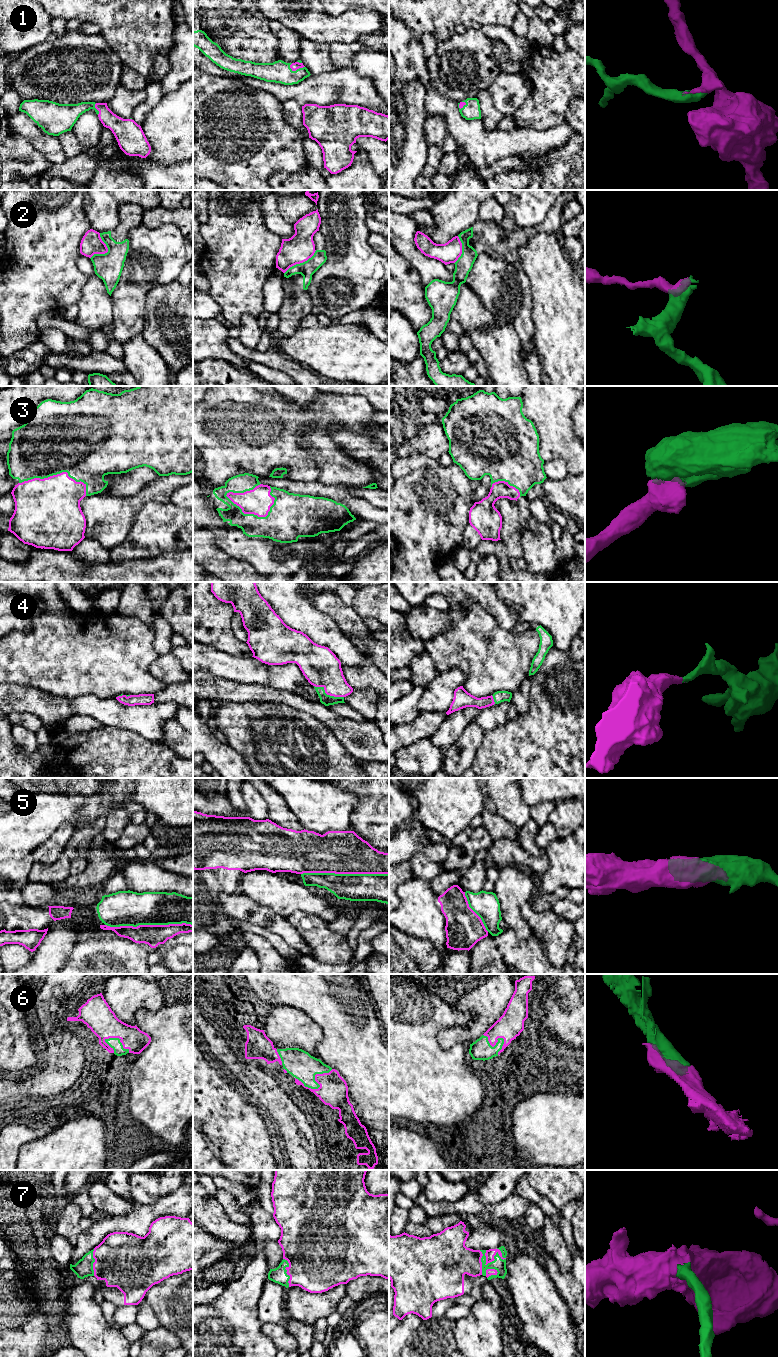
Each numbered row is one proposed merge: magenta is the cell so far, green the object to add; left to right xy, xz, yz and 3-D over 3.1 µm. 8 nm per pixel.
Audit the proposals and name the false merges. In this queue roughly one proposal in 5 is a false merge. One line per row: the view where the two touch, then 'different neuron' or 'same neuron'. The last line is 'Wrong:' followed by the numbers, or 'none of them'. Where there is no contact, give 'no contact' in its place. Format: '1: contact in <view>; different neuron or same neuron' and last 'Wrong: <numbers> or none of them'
1: contact in xz; same neuron
2: contact in xy; different neuron
3: contact in xz; same neuron
4: contact in xz; same neuron
5: contact in xy; same neuron
6: contact in xz; same neuron
7: contact in yz; same neuron
Wrong: 2

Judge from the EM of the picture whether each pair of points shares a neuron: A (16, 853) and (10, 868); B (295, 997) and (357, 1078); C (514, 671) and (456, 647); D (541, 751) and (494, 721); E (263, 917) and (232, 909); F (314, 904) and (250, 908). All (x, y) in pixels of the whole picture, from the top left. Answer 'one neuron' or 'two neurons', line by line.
A: two neurons
B: one neuron
C: one neuron
D: two neurons
E: one neuron
F: two neurons

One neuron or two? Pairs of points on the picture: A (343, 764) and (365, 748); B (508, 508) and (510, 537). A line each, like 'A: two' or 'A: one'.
A: two
B: one

